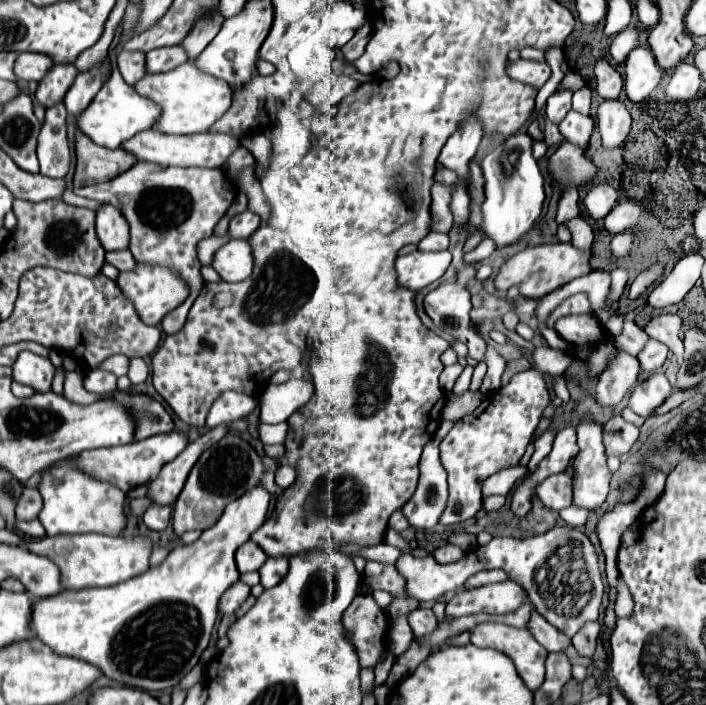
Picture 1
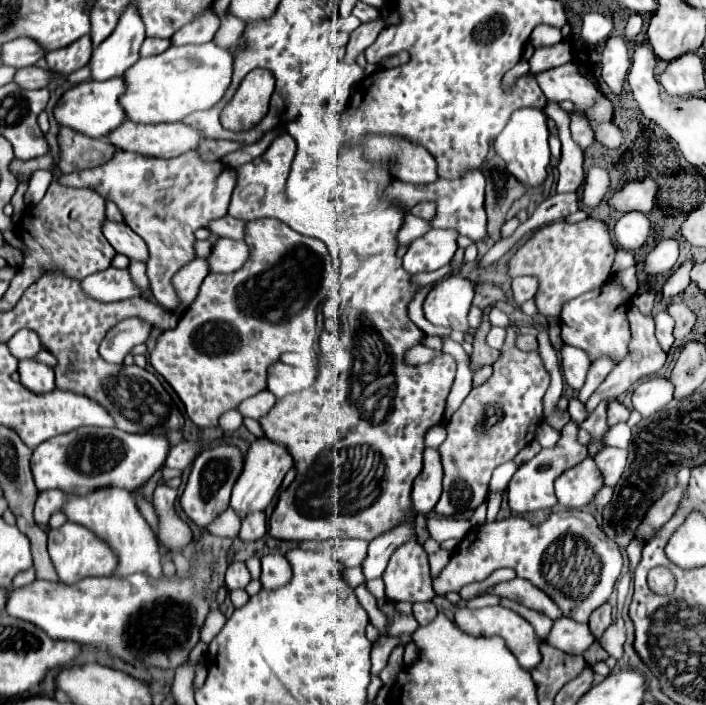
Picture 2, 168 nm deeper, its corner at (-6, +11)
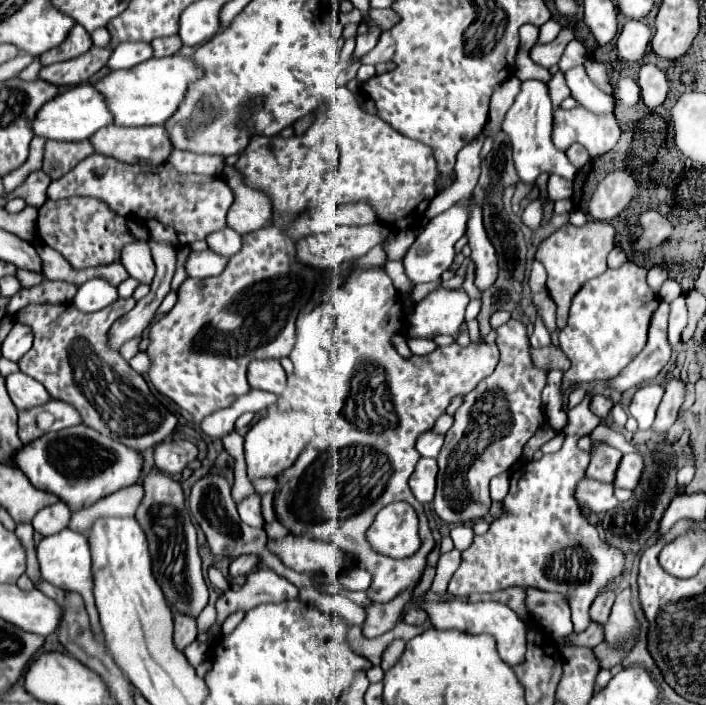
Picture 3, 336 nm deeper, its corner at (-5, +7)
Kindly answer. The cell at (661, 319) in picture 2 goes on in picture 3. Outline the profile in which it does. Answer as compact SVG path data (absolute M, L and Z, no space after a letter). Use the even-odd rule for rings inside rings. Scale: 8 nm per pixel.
M685 294L671 302L671 316L669 316L669 344L675 346L681 342L681 332L687 326L687 302Z

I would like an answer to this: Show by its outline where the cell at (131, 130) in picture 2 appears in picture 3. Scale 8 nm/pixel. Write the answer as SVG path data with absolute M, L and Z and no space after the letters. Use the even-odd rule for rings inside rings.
M109 124L89 138L97 154L113 156L127 164L163 164L173 146L163 126L121 128Z

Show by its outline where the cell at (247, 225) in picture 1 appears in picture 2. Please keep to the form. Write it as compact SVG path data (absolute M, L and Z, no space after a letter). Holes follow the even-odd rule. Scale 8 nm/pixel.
M222 216L218 220L214 220L208 226L214 234L218 234L220 238L234 238L234 240L242 240L244 238L244 230L246 230L246 222L234 216Z

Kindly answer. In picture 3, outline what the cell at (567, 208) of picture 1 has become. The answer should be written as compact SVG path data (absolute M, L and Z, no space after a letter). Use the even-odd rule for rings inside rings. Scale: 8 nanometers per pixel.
M561 70L557 74L553 74L553 78L549 82L549 96L553 100L553 108L559 108L559 102L569 98L569 88L565 84L565 74Z

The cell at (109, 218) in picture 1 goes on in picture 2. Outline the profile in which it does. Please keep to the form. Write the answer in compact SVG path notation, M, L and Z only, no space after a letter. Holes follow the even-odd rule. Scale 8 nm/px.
M106 218L102 232L118 254L124 254L124 256L136 258L136 260L144 260L144 262L148 260L148 248L144 244L144 240L136 232L132 232L132 228L128 228L128 224Z

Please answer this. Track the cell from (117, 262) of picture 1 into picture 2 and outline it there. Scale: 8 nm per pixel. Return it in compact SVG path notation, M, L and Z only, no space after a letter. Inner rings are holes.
M130 260L130 274L132 274L132 280L142 288L142 290L148 290L148 276L146 276L146 264L140 262L140 260Z

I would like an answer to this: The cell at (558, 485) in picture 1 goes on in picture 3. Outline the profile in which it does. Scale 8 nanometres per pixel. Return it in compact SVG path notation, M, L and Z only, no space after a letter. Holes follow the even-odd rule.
M583 478L579 482L577 500L579 500L579 504L583 502L585 506L589 506L595 514L609 512L619 506L619 500L613 496L613 486L591 480L591 478Z

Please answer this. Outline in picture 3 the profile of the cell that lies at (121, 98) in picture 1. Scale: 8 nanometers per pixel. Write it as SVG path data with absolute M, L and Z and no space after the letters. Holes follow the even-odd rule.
M79 84L79 86L65 90L63 94L57 94L53 100L49 100L47 104L41 106L41 110L33 122L33 134L41 136L45 140L79 142L79 140L91 138L99 128L109 126L111 122L113 122L113 118L111 118L111 112L107 110L105 98L91 84Z

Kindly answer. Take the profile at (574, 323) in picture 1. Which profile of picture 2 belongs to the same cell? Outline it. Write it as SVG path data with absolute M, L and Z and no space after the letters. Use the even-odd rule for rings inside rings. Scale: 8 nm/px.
M610 278L598 290L590 290L578 298L572 298L564 304L560 312L560 328L564 344L582 348L590 360L596 360L602 354L622 360L628 352L630 328L626 322L626 310L630 306L630 296L620 288L620 284Z

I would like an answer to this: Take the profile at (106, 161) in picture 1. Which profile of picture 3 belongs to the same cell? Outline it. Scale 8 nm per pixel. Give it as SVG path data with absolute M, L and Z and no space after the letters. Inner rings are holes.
M45 142L45 154L43 154L43 172L49 174L53 180L65 176L71 168L75 168L83 158L87 158L93 152L93 146L83 142Z

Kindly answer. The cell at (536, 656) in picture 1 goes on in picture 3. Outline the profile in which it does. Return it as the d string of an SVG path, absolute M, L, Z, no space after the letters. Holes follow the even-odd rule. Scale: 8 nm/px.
M451 598L451 600L445 600L445 602L423 602L421 608L427 612L427 620L437 630L455 628L455 630L469 632L469 634L483 634L483 632L491 634L497 640L499 658L503 662L507 662L509 666L521 664L521 660L525 658L525 624L519 622L517 614L501 602L471 604L471 602L461 600L461 598Z

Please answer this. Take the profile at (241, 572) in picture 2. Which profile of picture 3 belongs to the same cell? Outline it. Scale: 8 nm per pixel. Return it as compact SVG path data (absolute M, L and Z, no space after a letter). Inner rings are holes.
M243 554L243 556L239 556L239 558L235 558L231 562L229 572L231 572L231 576L249 574L257 564L259 564L259 556L255 556L255 554Z

